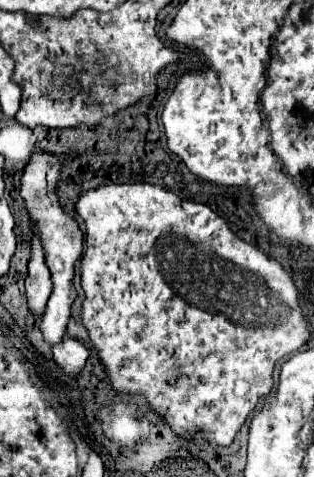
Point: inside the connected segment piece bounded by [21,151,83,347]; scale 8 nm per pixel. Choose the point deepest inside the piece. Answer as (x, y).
(62, 241)

